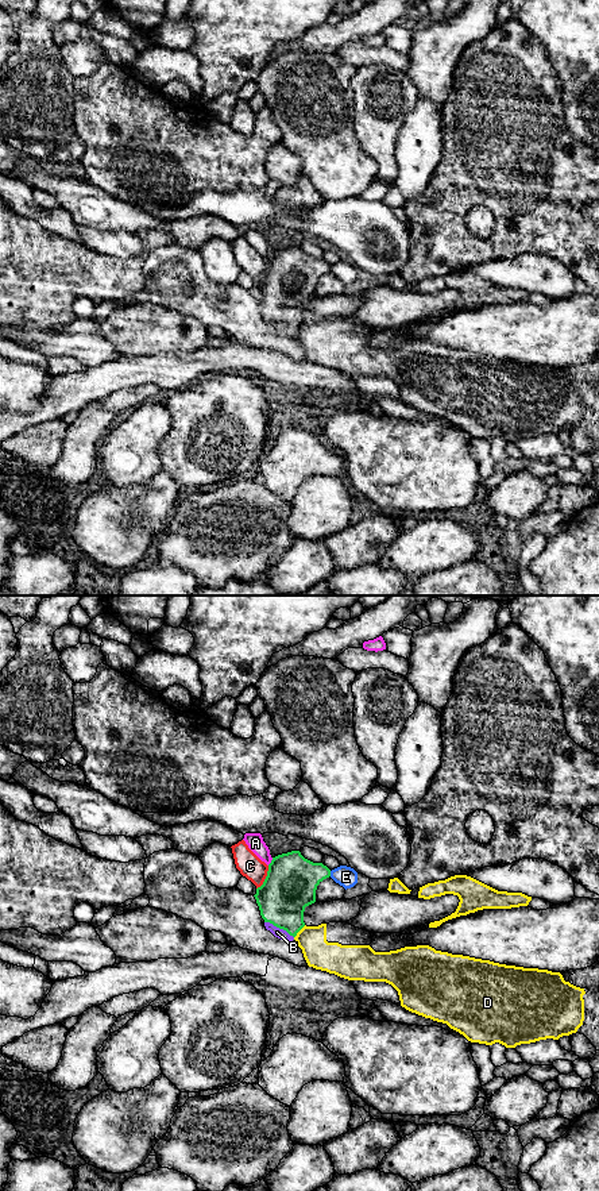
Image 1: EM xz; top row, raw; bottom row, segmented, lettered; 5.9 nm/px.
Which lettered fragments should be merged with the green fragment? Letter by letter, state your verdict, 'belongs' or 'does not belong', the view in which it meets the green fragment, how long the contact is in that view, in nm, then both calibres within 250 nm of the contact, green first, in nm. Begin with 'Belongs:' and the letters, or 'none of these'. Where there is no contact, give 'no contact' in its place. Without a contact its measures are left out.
Belongs: B
A: does not belong; contact in xz; length 60 nm; calibres 300 and 100 nm
B: belongs; contact in xz; length 200 nm; calibres 300 and 60 nm
C: does not belong; contact in xz; length 160 nm; calibres 300 and 140 nm
D: does not belong; contact in xz; length 100 nm; calibres 300 and 180 nm
E: does not belong; contact in xz; length 30 nm; calibres 300 and 120 nm

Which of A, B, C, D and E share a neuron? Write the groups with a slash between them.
A / B / C / D / E

